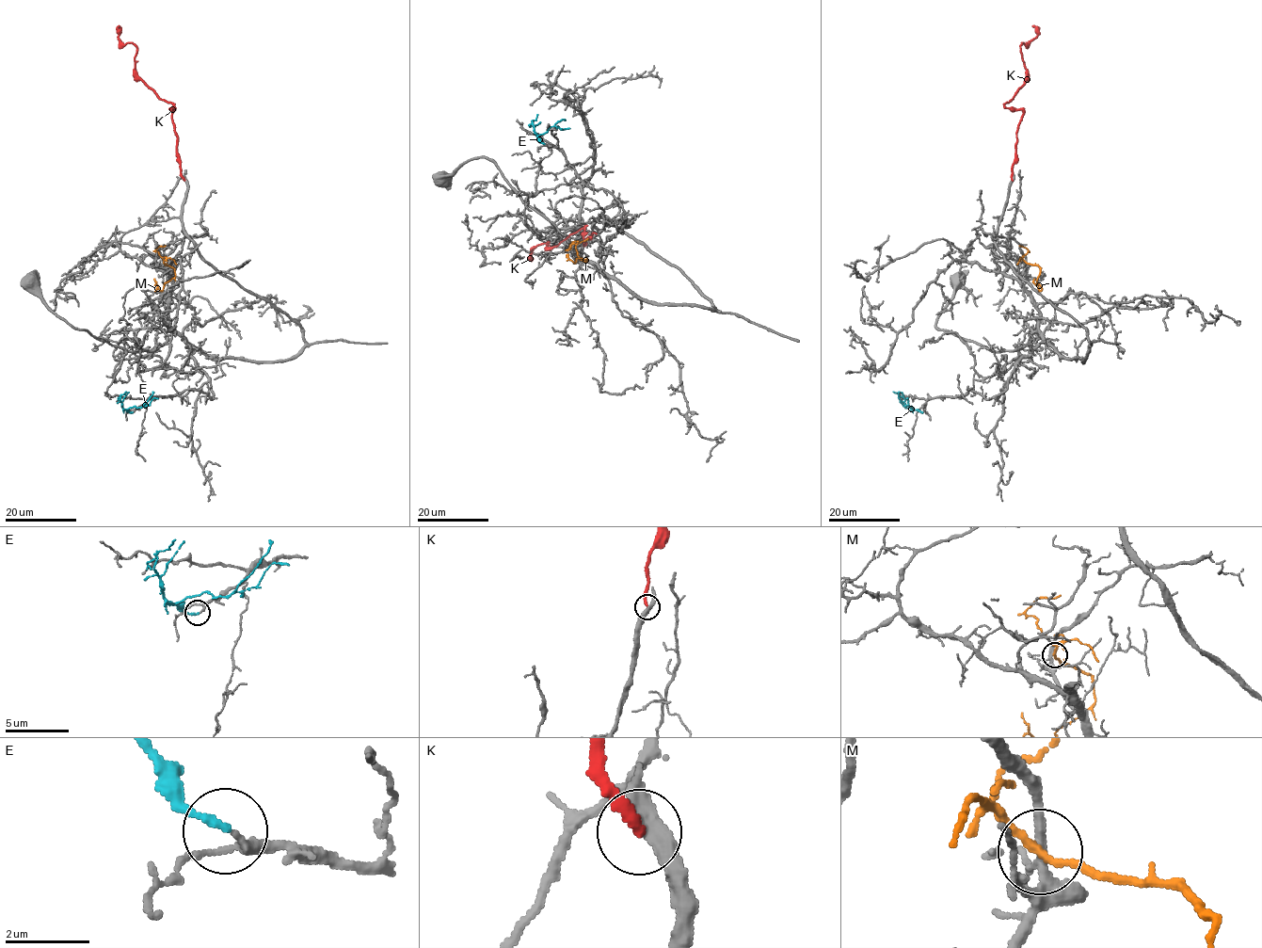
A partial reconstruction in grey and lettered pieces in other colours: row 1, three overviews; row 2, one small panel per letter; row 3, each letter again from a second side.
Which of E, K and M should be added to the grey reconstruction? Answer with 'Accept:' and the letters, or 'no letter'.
Accept: E

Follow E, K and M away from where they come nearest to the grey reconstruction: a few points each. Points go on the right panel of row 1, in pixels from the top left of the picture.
E: (923, 412), (911, 406), (905, 407), (908, 403), (906, 399)
K: (1012, 180), (1023, 112), (1004, 104), (1024, 83), (1020, 48), (1037, 36), (1032, 26)
M: (1026, 263), (1040, 268), (1037, 280), (1040, 290), (1033, 282), (1034, 279)

